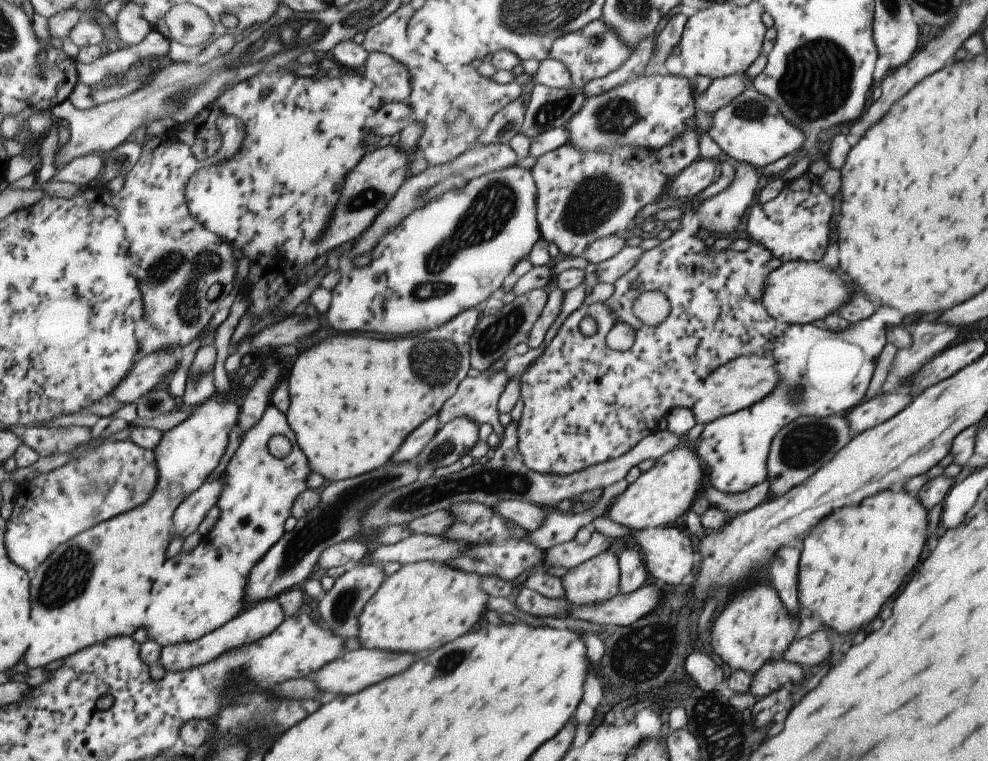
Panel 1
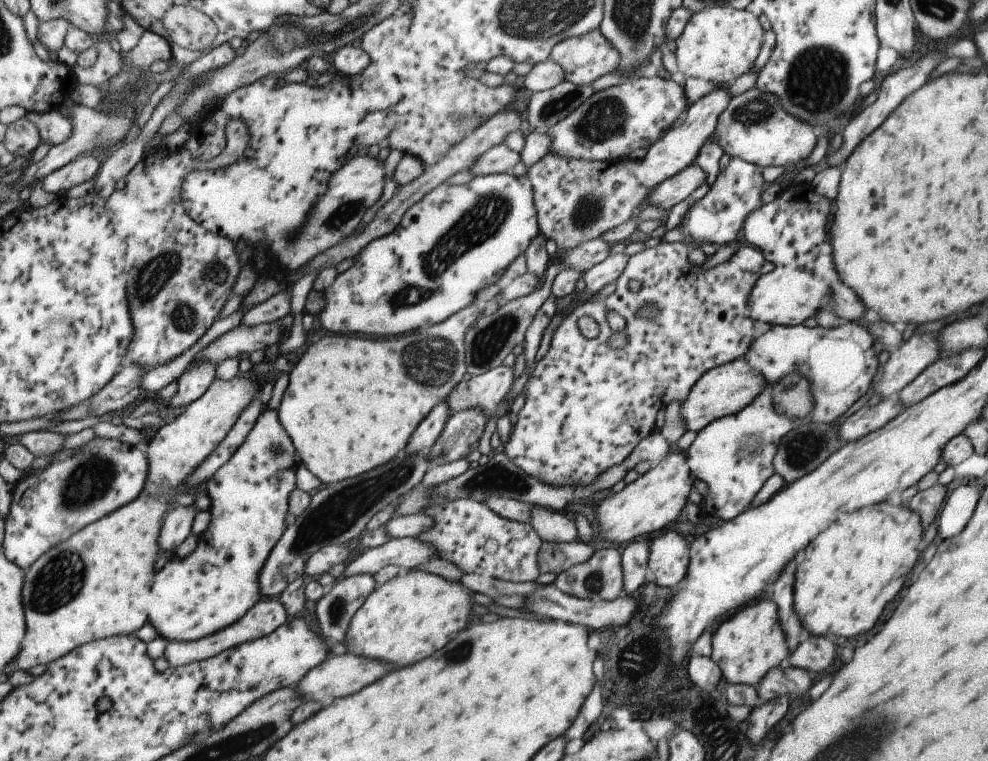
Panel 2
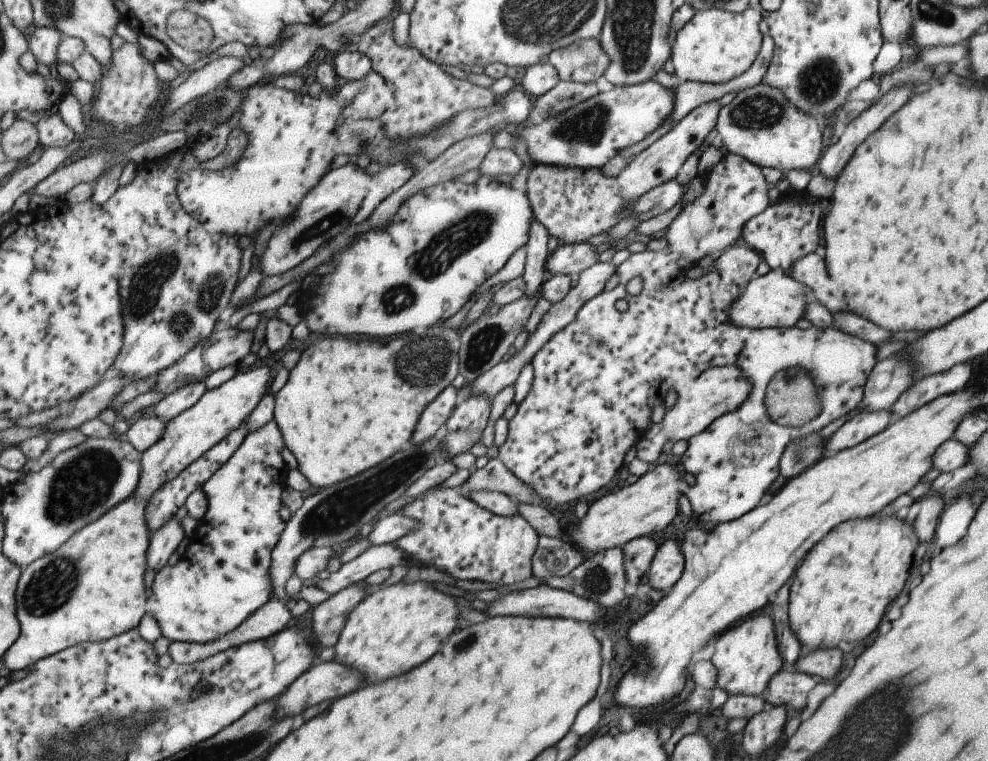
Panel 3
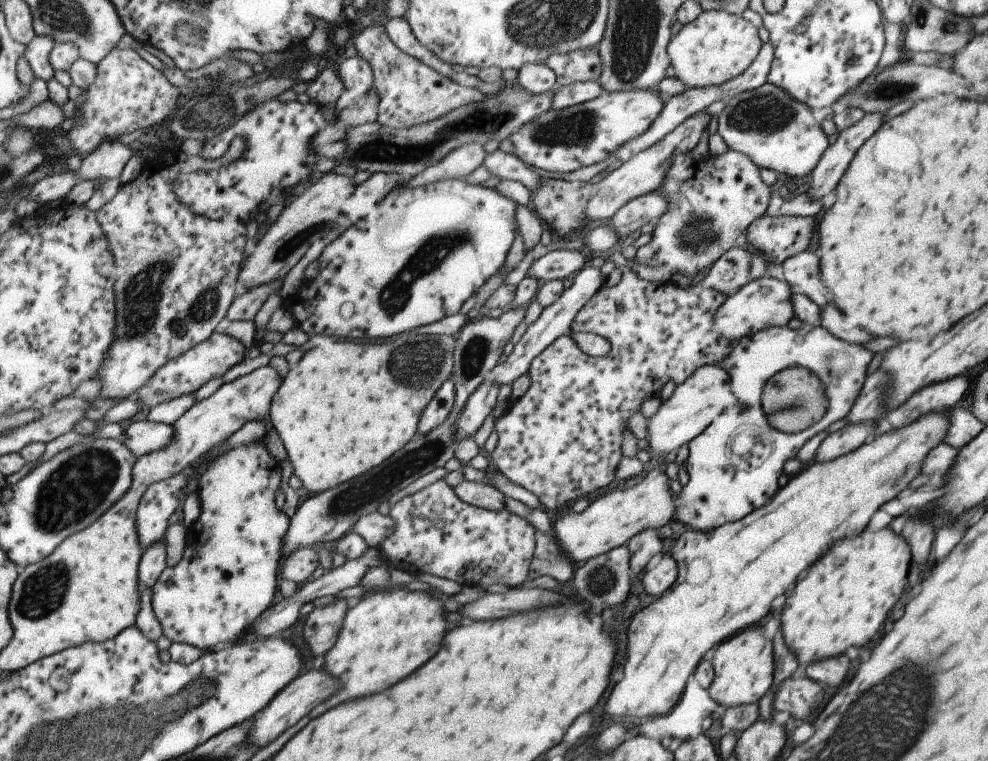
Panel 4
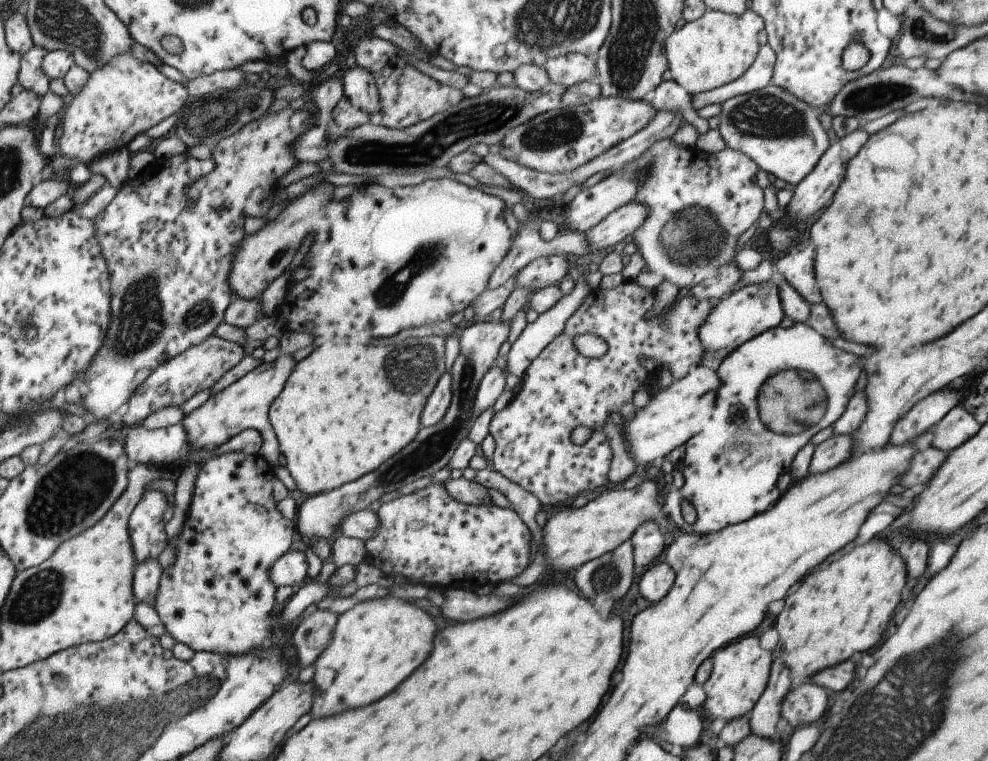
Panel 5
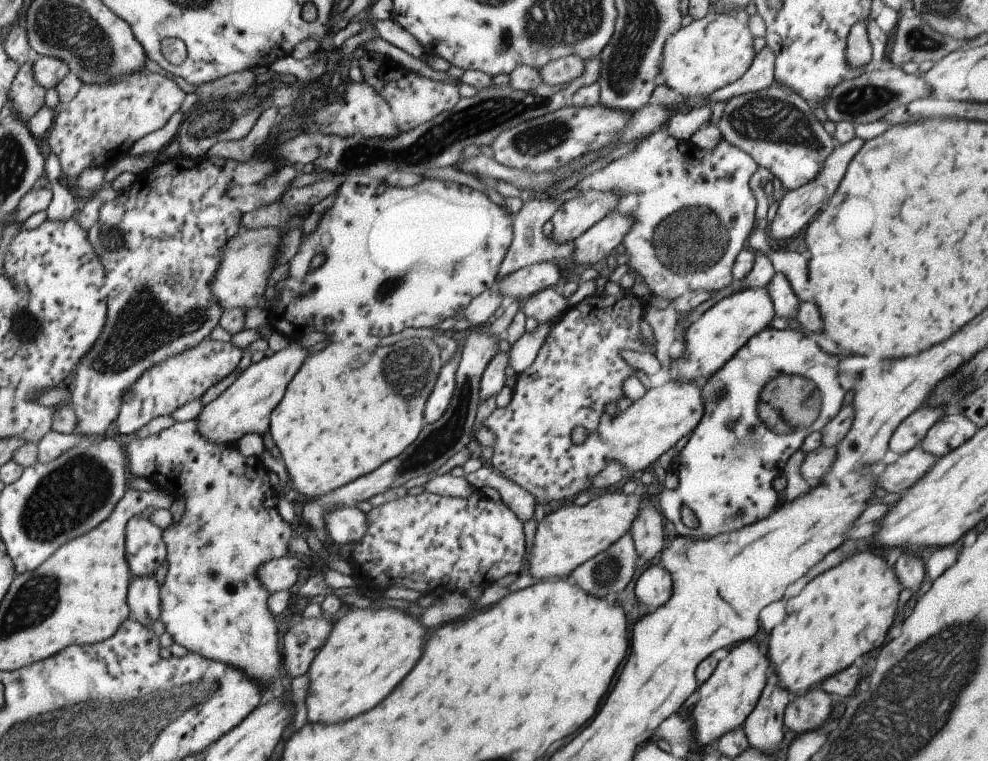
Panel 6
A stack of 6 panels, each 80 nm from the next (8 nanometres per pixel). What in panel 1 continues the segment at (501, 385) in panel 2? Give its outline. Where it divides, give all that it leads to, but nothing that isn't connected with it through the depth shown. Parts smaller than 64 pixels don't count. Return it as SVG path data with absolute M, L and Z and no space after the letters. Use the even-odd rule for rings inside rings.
M504 370L490 377L483 373L477 377L465 377L438 414L442 427L454 418L465 417L478 425L491 425L493 433L501 442L504 427L498 421L496 404L507 382Z

